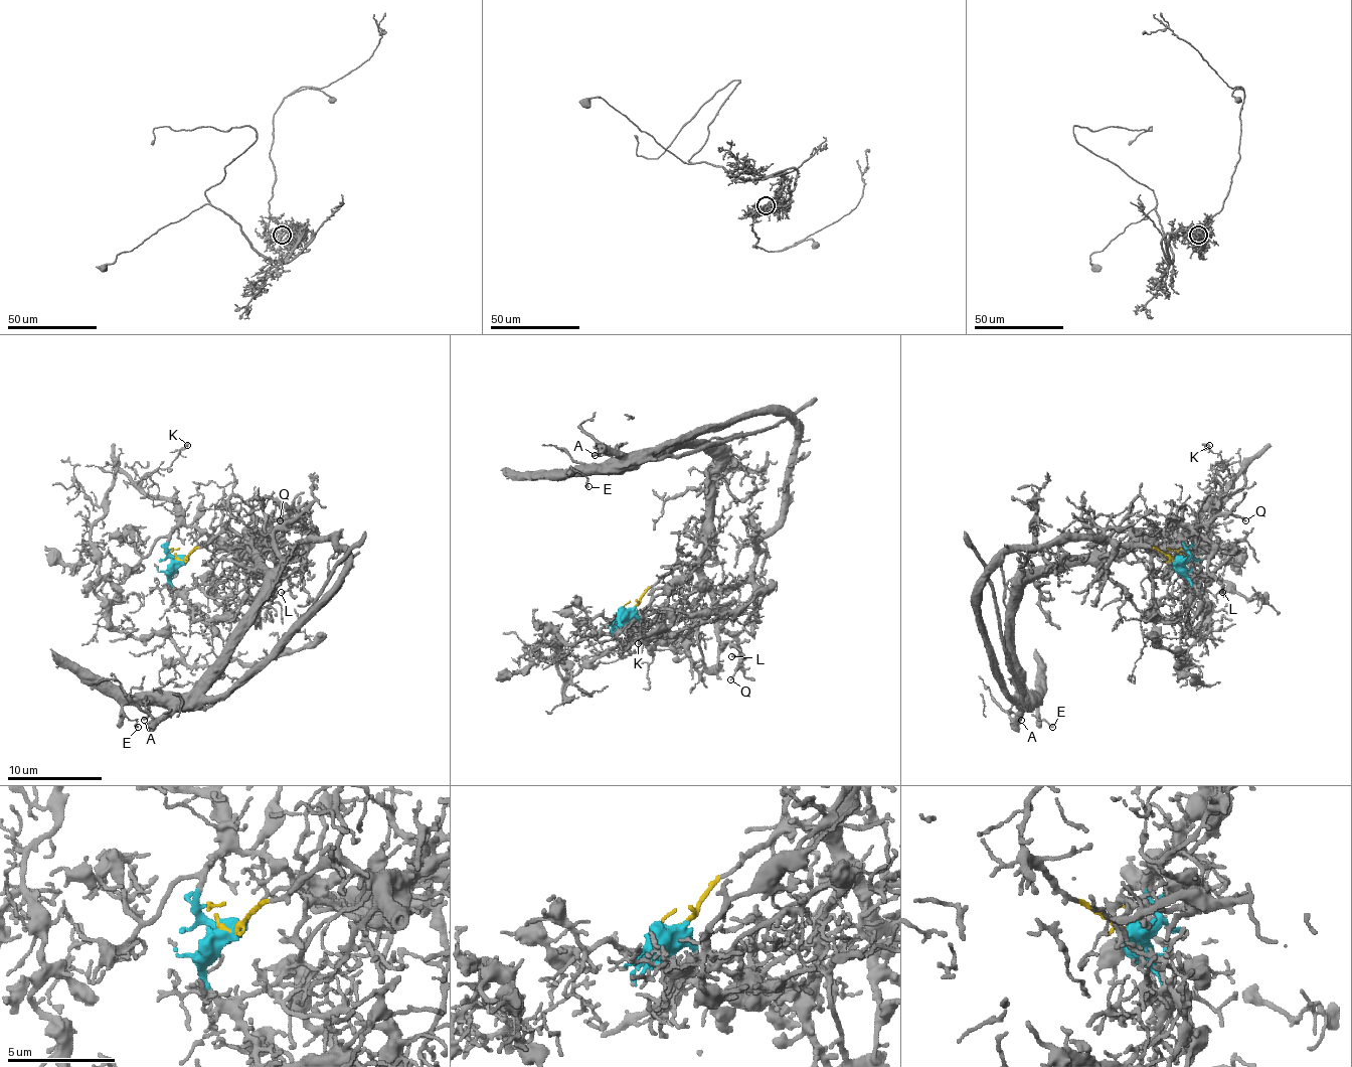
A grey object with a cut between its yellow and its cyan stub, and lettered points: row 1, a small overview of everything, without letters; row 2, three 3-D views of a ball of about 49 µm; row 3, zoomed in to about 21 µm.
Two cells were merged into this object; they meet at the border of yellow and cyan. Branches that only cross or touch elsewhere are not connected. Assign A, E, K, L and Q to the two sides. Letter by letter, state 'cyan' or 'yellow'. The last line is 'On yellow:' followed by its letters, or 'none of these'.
A: yellow
E: yellow
K: cyan
L: yellow
Q: yellow
On yellow: A, E, L, Q

